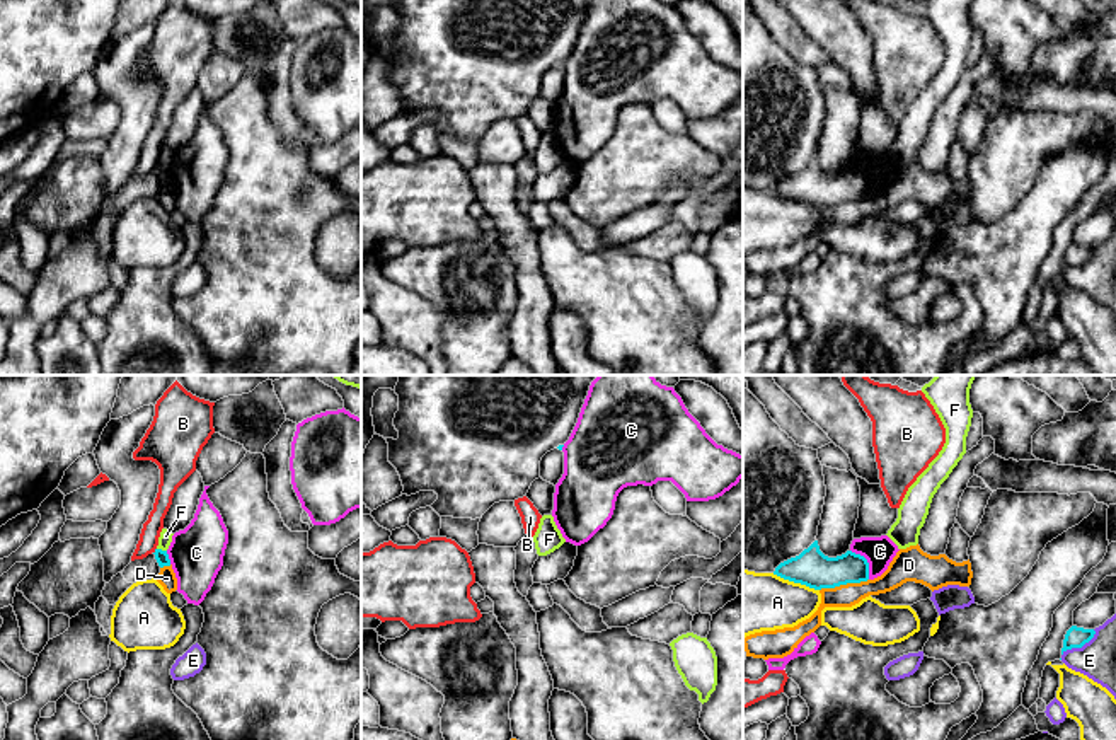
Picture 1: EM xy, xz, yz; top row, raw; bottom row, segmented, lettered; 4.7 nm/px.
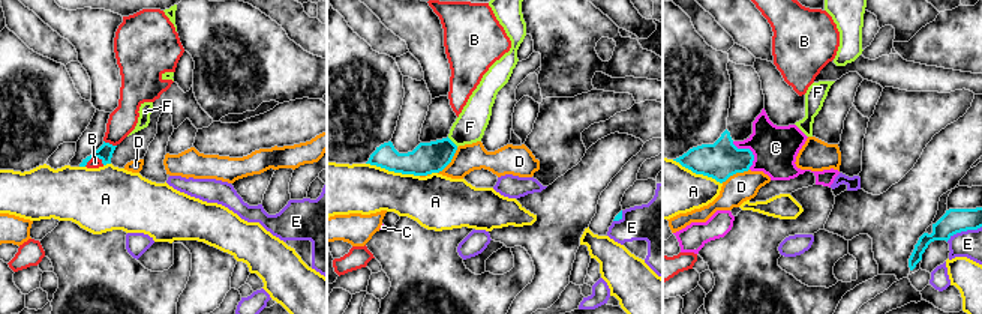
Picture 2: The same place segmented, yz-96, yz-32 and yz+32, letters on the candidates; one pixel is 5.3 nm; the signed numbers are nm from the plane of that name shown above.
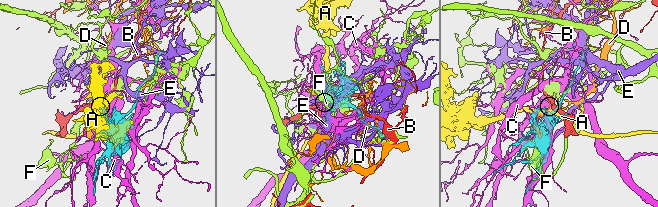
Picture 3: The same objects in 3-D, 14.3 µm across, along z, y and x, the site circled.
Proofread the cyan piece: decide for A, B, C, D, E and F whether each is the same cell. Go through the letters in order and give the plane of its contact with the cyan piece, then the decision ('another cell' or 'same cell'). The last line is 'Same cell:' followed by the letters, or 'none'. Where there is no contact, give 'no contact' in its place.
A: yz | another cell
B: xy | another cell
C: yz | another cell
D: yz | another cell
E: yz | another cell
F: xy | another cell
Same cell: none

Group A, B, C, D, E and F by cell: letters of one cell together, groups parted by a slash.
A / B / C / D / E / F

